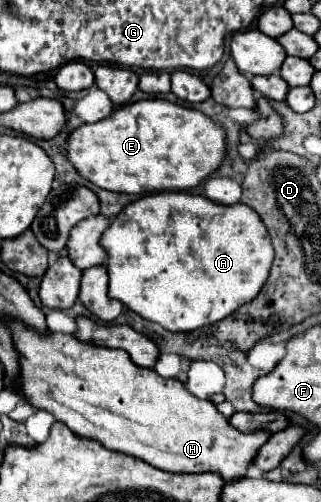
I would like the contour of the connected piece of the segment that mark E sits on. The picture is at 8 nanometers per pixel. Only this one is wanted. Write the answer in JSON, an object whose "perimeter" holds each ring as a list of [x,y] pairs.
{"perimeter":[[[166,99],[116,107],[110,117],[70,133],[68,159],[94,185],[118,193],[186,191],[206,181],[226,159],[226,129],[198,109]]]}

